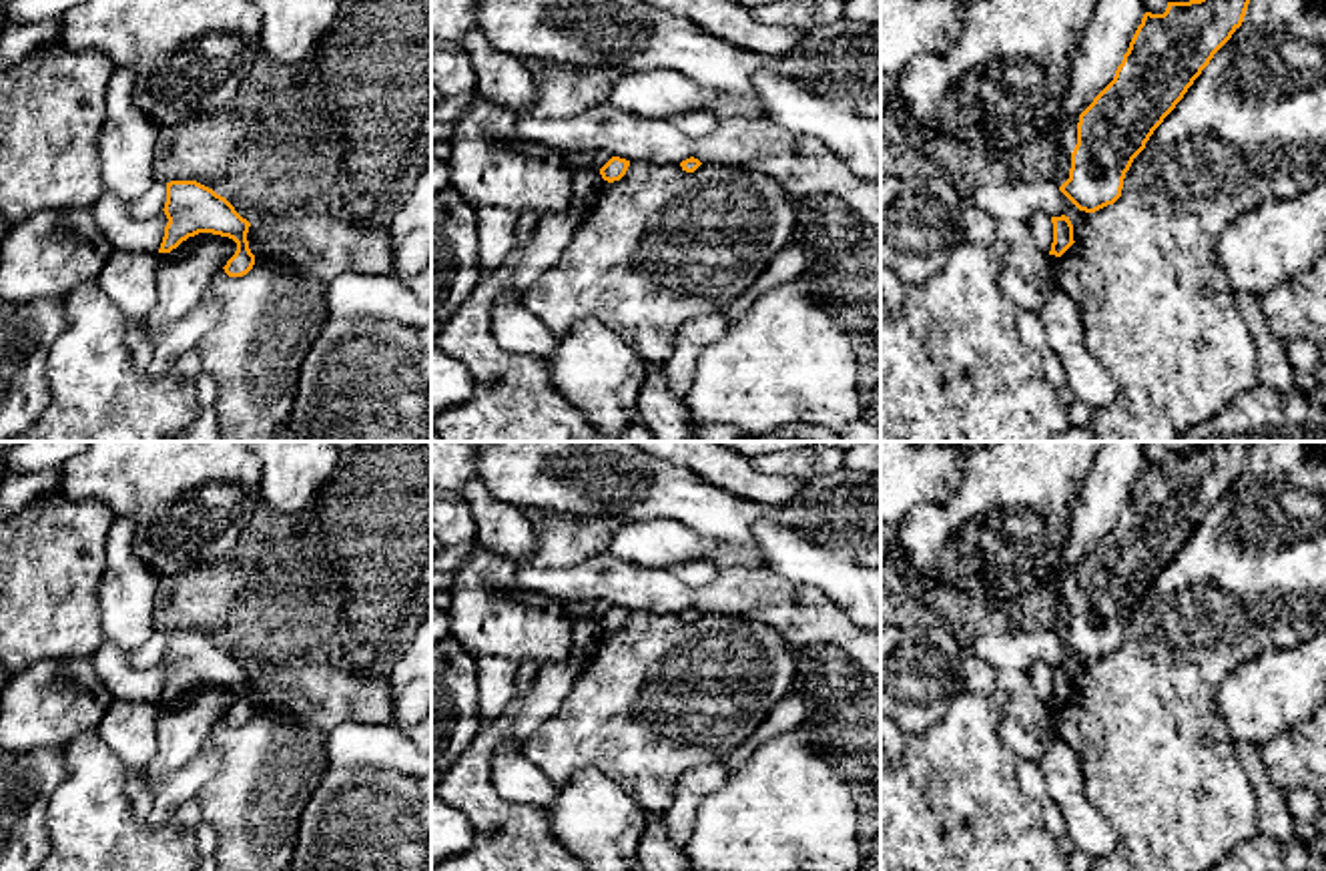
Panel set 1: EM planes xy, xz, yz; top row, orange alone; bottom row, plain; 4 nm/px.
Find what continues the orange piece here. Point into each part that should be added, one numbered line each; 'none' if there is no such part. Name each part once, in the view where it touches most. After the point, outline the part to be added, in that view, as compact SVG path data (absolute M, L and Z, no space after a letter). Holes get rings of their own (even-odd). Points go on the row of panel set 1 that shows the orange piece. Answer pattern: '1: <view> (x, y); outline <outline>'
none

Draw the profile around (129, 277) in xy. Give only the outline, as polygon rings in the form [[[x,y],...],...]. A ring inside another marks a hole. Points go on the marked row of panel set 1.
[[[114,249],[96,281],[126,317],[142,323],[156,305],[156,267],[158,253]]]

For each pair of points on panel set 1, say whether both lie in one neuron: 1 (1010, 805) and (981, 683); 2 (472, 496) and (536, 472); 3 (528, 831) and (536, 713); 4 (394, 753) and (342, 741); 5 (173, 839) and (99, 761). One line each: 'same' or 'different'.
1: different
2: different
3: same
4: same
5: same

